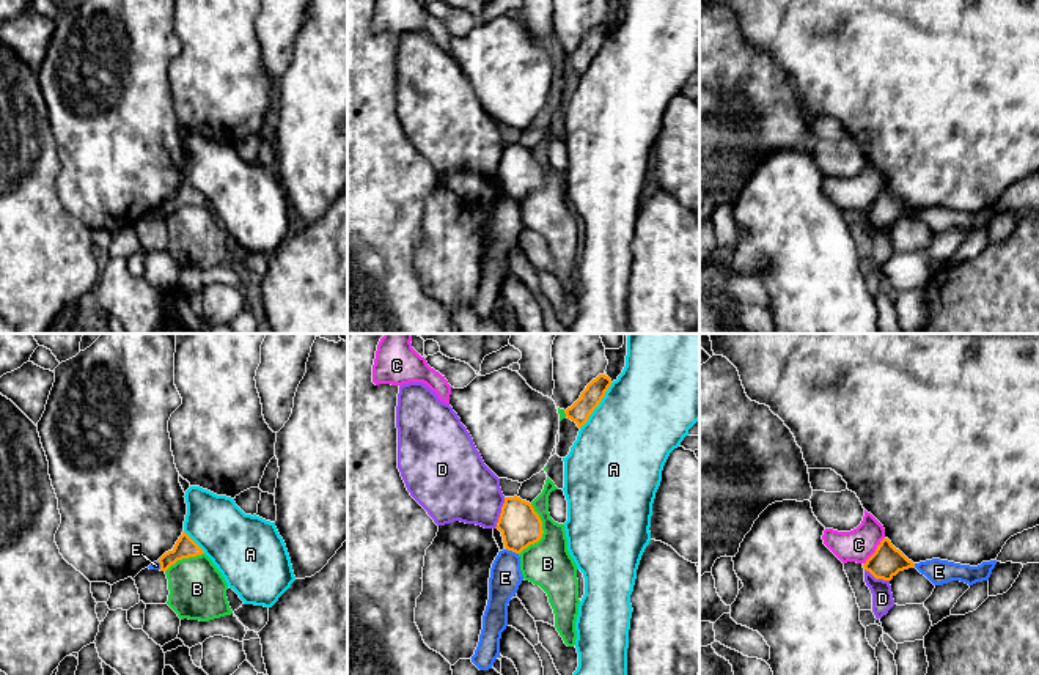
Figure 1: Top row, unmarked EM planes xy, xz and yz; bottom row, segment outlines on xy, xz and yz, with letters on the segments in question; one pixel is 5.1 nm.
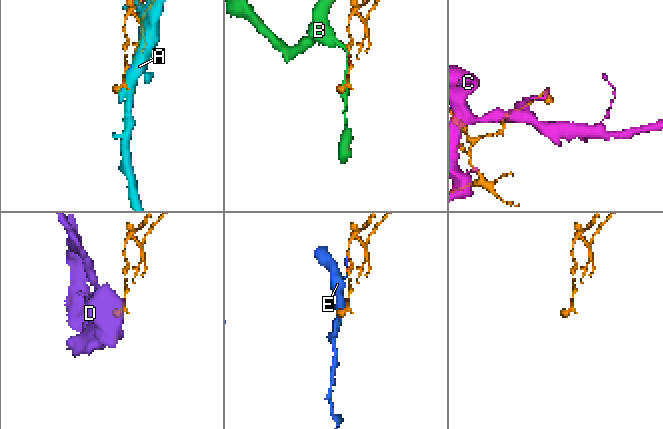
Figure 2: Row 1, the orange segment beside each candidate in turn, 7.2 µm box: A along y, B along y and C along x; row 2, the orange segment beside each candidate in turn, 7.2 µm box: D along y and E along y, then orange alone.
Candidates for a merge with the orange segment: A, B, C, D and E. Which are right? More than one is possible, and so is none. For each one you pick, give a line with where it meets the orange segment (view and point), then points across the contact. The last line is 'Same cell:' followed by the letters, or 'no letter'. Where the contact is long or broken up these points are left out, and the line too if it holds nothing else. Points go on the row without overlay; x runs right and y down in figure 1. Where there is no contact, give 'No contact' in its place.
Same cell: no letter

